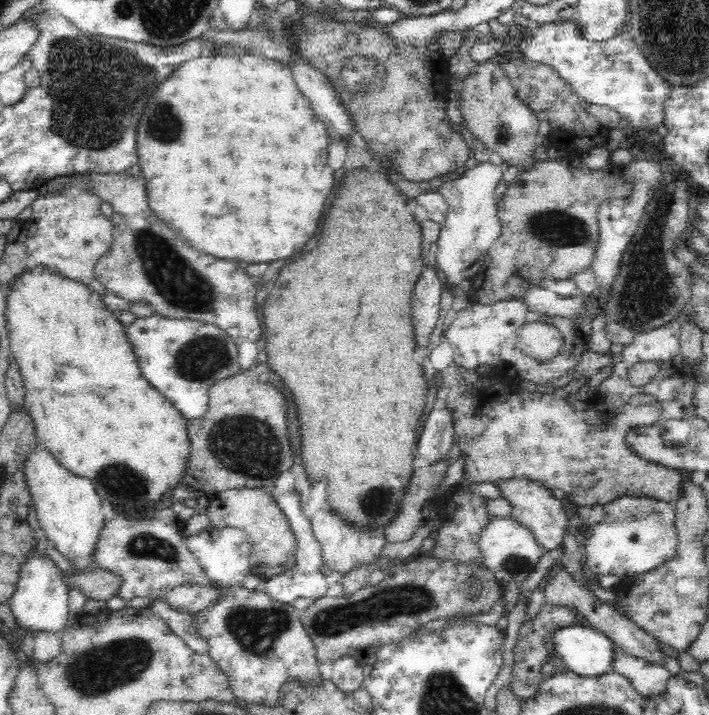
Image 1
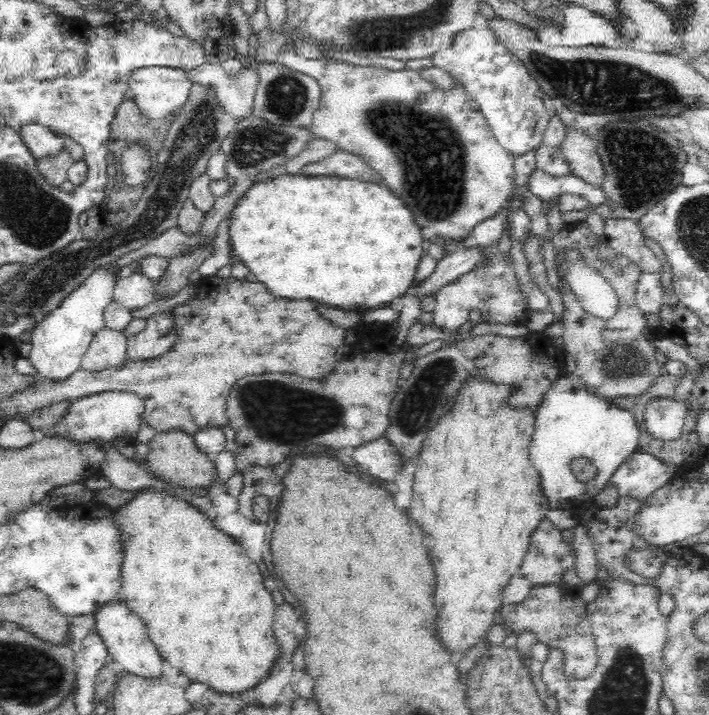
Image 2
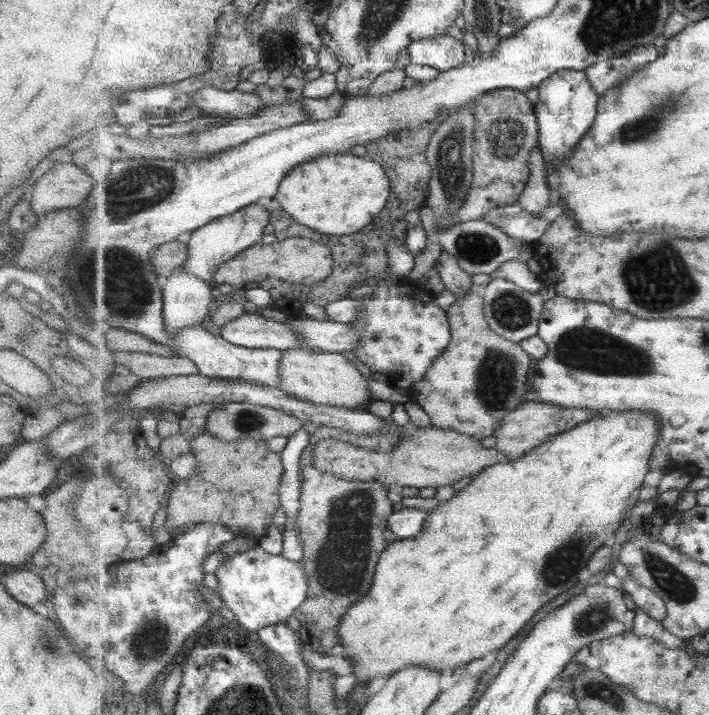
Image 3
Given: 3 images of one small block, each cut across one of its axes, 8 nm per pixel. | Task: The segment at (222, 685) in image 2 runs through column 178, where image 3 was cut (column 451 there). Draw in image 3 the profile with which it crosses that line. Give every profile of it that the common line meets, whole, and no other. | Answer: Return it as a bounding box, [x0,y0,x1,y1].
[338,410,660,683]

